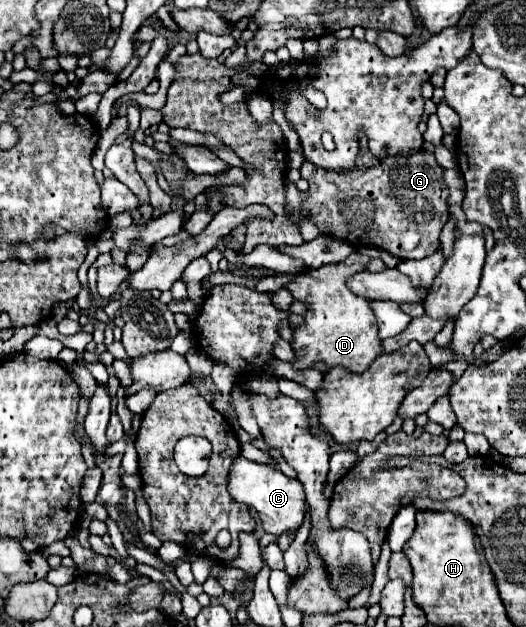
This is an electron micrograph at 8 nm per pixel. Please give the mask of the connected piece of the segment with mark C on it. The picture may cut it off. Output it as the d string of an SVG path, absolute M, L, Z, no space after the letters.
M238 456L228 474L228 492L236 502L242 502L254 508L260 514L264 530L274 536L280 536L286 530L298 528L304 520L306 506L304 506L304 490L300 482L284 476L278 468L270 464L252 462L244 456Z

